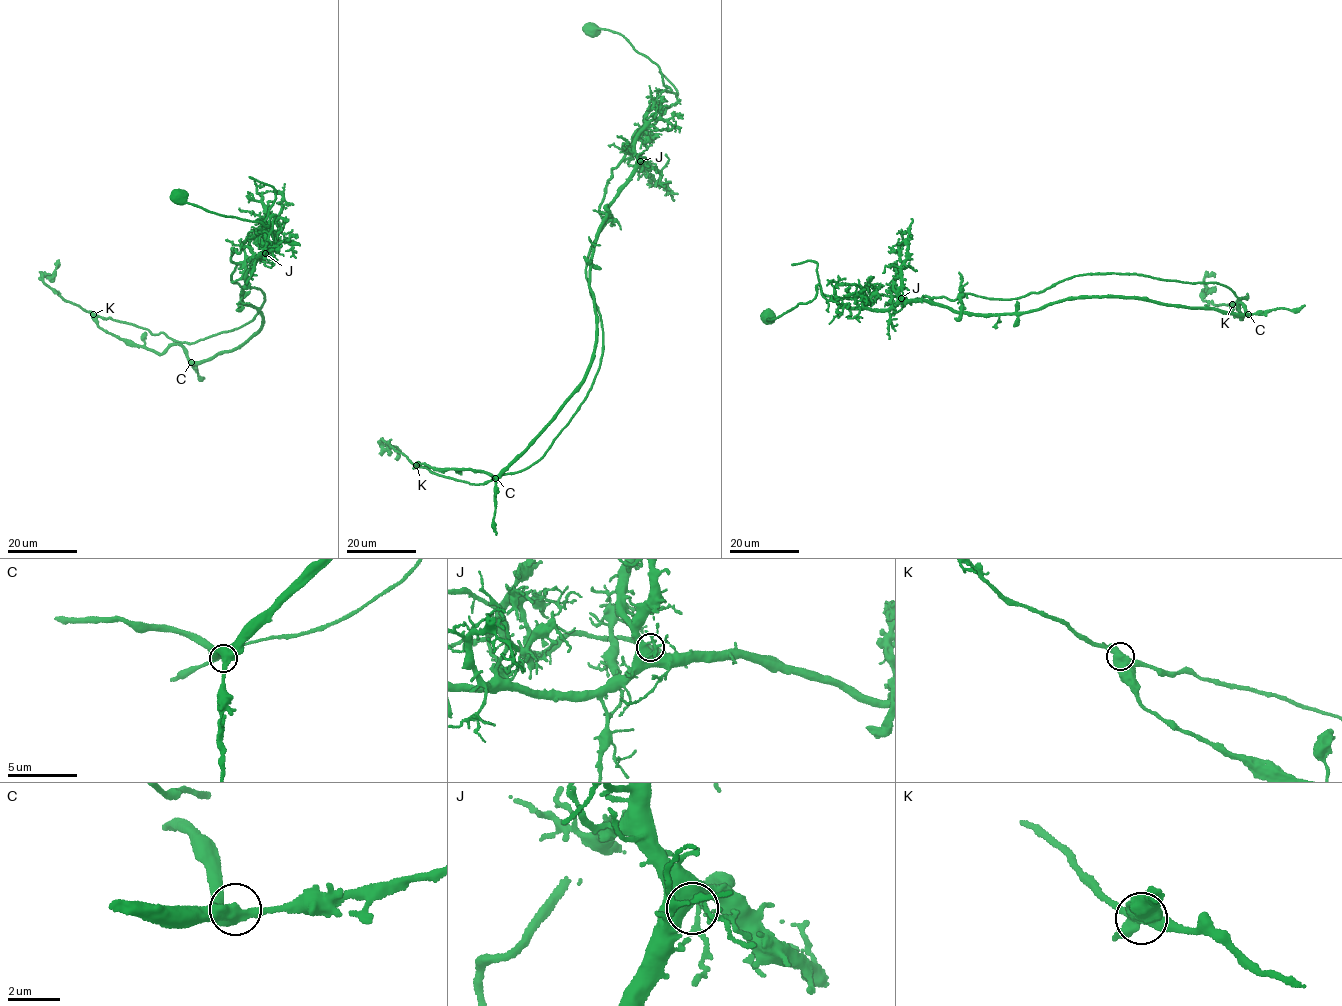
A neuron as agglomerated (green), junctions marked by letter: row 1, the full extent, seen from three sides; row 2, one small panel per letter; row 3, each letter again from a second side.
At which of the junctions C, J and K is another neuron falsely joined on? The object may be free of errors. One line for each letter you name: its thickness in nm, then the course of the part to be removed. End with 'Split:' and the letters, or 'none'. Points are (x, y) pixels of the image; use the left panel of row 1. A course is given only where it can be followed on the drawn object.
K: 550 nm | (93, 314), (190, 343), (252, 320), (264, 296), (231, 280), (231, 248), (265, 228), (275, 194), (249, 176)
Split: K

